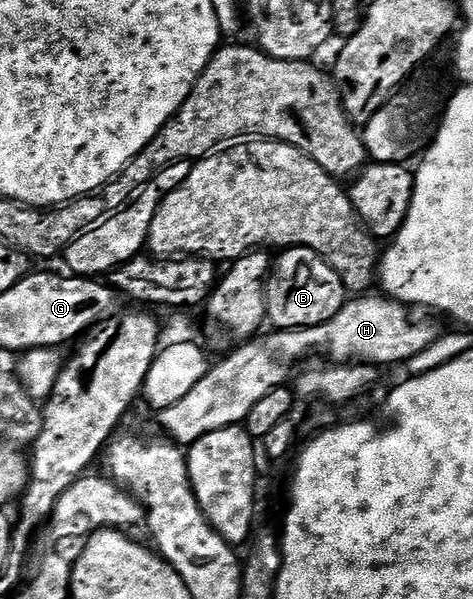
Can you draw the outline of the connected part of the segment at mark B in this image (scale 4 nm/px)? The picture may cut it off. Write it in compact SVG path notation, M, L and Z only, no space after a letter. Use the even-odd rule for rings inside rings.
M304 246L290 247L280 254L283 255L274 259L265 283L266 321L270 325L272 322L275 330L300 330L333 320L349 298L349 291L344 288L337 272L333 272L333 268L329 268L327 261L317 256L317 252Z

